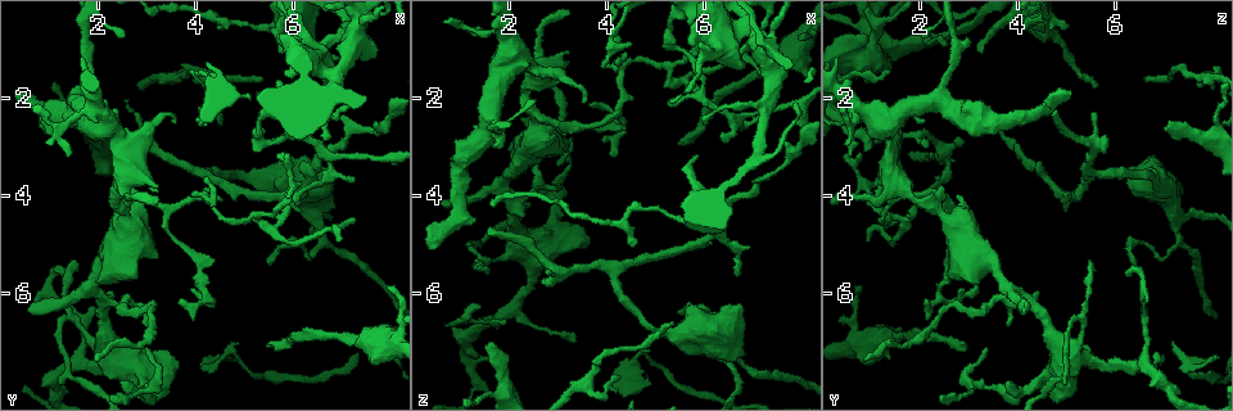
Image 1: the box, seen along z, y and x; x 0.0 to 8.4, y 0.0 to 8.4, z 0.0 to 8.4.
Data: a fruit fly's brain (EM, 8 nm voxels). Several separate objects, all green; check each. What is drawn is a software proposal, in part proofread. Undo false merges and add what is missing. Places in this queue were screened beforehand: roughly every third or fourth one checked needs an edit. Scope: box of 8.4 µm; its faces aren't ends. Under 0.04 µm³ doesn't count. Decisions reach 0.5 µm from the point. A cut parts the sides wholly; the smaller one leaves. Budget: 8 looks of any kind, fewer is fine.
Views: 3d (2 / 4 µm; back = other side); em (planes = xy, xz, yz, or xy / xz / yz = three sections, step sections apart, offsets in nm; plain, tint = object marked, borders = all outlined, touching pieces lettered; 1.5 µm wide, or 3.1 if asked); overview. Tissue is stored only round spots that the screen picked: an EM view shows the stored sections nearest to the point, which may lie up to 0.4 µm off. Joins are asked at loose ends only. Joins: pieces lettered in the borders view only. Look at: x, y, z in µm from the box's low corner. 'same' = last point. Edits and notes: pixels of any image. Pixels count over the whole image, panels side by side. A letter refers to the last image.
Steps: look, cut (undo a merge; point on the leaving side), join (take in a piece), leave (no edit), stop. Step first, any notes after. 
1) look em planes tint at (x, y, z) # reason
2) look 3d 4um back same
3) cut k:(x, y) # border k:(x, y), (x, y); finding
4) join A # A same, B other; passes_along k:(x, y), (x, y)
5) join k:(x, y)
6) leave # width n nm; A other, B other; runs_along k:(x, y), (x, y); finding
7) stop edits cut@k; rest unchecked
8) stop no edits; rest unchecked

look em xz step 8 tint at (5.60, 5.40, 6.40) # free end

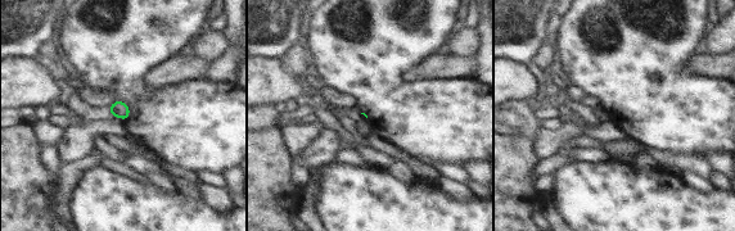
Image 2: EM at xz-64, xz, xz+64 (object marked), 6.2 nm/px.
look em xz step 8 borders same # what lies round it

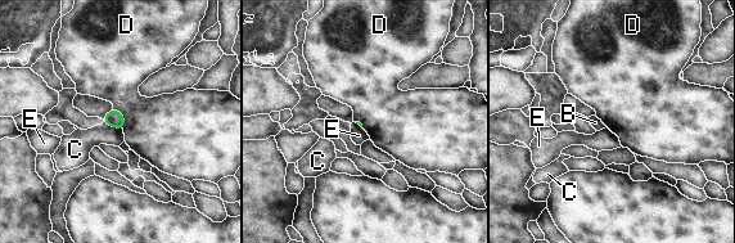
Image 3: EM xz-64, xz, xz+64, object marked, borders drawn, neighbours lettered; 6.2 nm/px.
leave # B other, C other, D other, E other; border 3:(113, 108), (122, 115), (123, 129); no lettered piece goes on from it

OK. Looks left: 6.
look em planes tint at (5.45, 7.10, 2.90) # end of a long branch

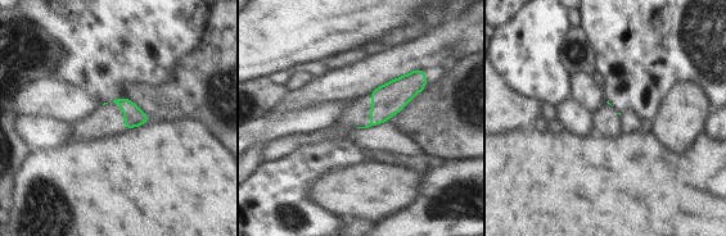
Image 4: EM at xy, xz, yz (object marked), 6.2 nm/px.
look em planes borders same

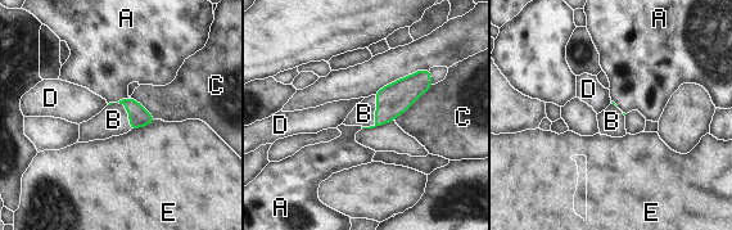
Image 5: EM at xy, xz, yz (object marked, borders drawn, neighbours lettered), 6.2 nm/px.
join B # A other, B same, C other, D other, E other; passes_along 5:(392, 100), (376, 114), (364, 113); it goes on there

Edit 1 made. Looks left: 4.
look overview # see it whole again

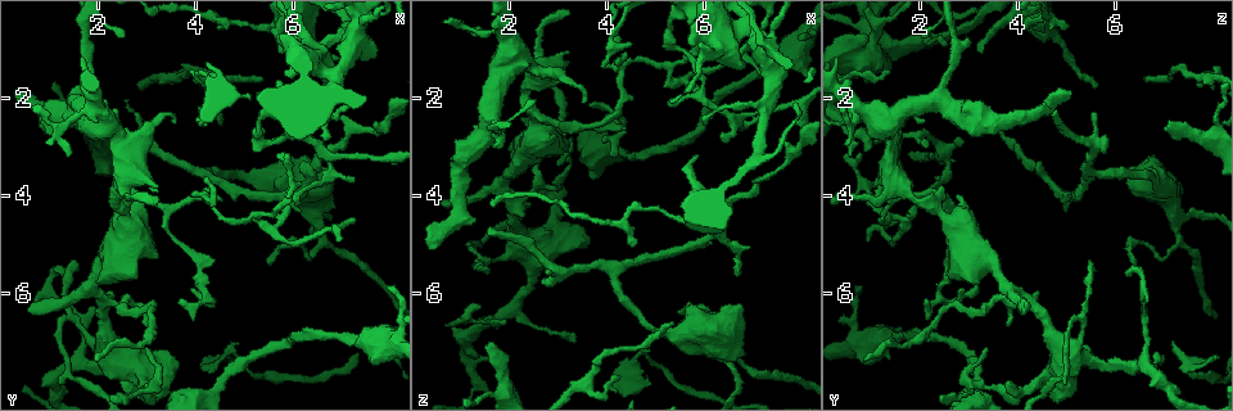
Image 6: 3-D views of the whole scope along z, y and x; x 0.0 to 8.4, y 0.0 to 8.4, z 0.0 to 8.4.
look em planes borders at (2.00, 7.30, 0.90) # tapers out

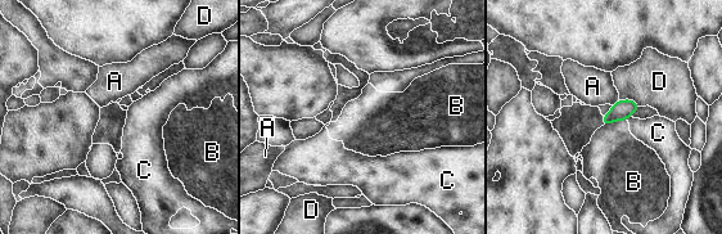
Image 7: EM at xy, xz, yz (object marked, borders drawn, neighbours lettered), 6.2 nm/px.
leave # longest_contact B 160 nm; A other, B other, C other, D other; border 7:(619, 100), (612, 104); none of them fits

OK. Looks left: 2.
stop edits join@5; rest unchecked

